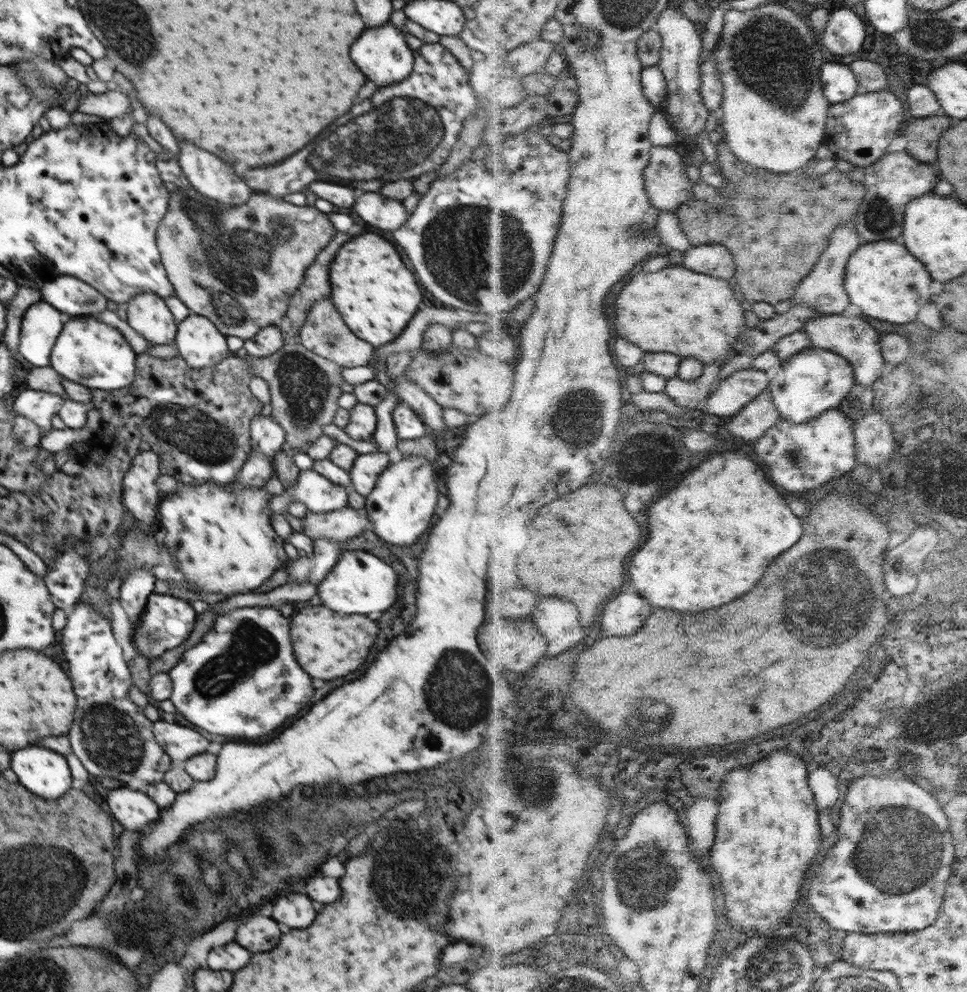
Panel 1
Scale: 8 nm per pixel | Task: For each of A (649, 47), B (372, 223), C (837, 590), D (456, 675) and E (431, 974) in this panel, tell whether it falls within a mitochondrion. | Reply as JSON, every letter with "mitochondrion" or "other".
{"A":"mitochondrion","B":"other","C":"mitochondrion","D":"mitochondrion","E":"other"}

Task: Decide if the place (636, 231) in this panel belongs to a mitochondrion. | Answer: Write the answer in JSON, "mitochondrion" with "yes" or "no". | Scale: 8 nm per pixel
{"mitochondrion":"yes"}

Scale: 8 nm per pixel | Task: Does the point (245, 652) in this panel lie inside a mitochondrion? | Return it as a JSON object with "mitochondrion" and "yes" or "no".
{"mitochondrion":"yes"}

